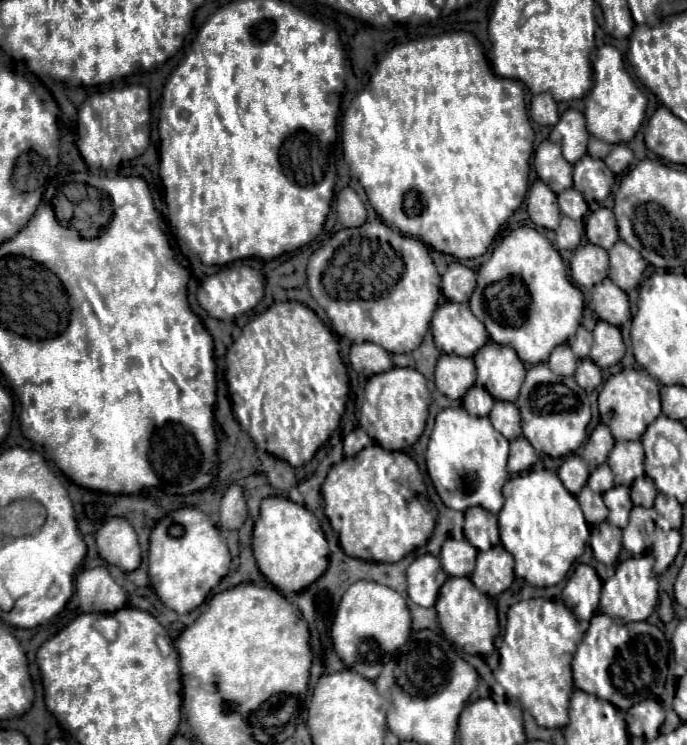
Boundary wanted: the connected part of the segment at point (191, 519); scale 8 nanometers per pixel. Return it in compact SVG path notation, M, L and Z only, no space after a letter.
M194 507L170 511L150 533L148 577L160 601L176 613L188 613L196 609L206 599L210 589L220 583L228 569L230 551L224 537L214 527L210 517Z

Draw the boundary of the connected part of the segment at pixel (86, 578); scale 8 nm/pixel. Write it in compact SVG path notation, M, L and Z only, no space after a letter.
M106 567L84 569L76 575L80 609L88 613L114 613L126 605L126 591L110 577Z

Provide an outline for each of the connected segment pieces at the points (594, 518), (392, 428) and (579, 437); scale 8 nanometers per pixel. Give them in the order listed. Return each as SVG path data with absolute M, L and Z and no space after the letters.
M584 487L576 497L578 497L578 503L580 503L580 507L582 507L584 519L586 519L588 523L596 525L596 523L600 523L600 521L606 521L606 517L608 517L608 507L604 505L600 493L592 493L592 489Z
M392 367L386 373L372 375L364 389L364 400L360 408L359 425L382 449L402 451L412 447L426 425L430 391L422 373L410 367Z
M546 363L532 365L528 369L516 405L522 415L522 435L538 453L564 457L574 453L586 439L586 427L590 423L590 401L586 391L576 385L574 377L554 375Z

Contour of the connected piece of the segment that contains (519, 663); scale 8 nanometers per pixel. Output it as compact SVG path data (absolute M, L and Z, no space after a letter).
M533 598L510 607L502 647L486 657L496 683L493 692L518 699L540 727L568 725L568 699L574 691L570 661L584 631L562 599Z

